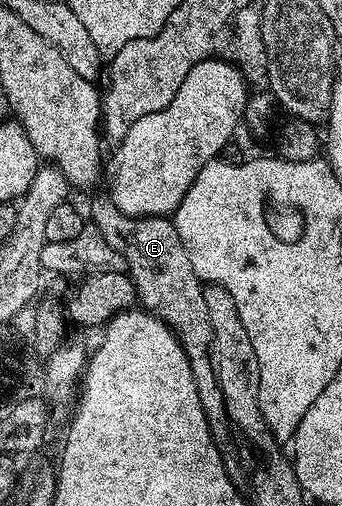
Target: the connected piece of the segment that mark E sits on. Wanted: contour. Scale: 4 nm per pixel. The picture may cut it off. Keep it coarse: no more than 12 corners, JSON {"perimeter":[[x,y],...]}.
{"perimeter":[[88,216],[187,355],[213,442],[231,434],[203,282],[169,217]]}

